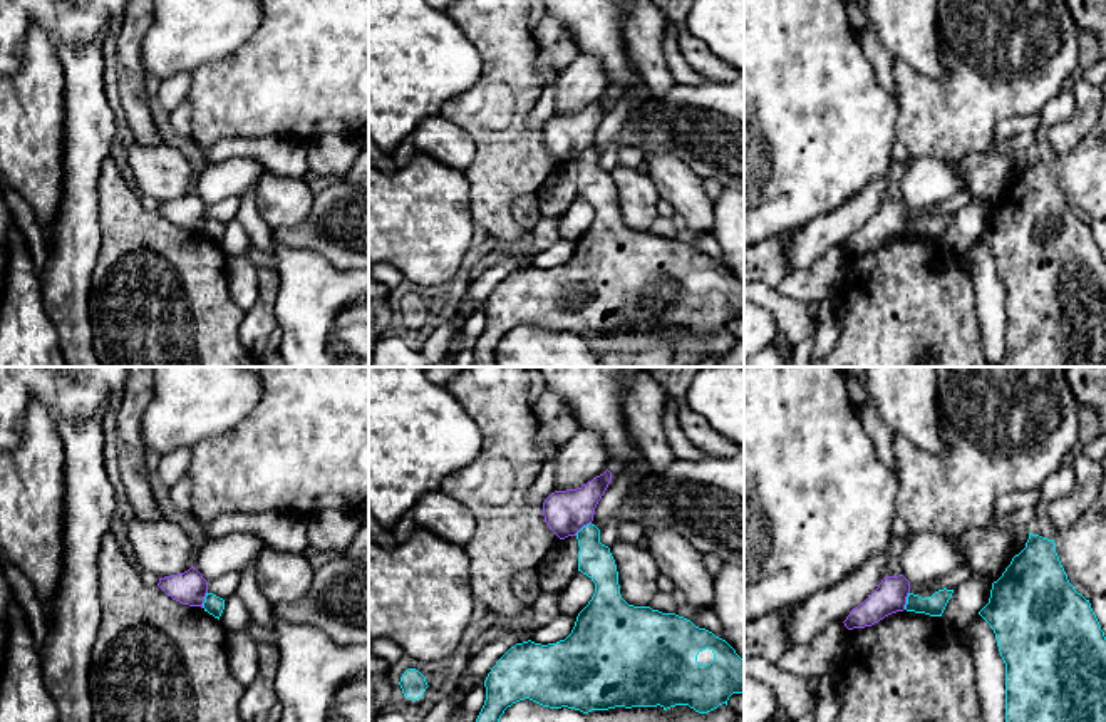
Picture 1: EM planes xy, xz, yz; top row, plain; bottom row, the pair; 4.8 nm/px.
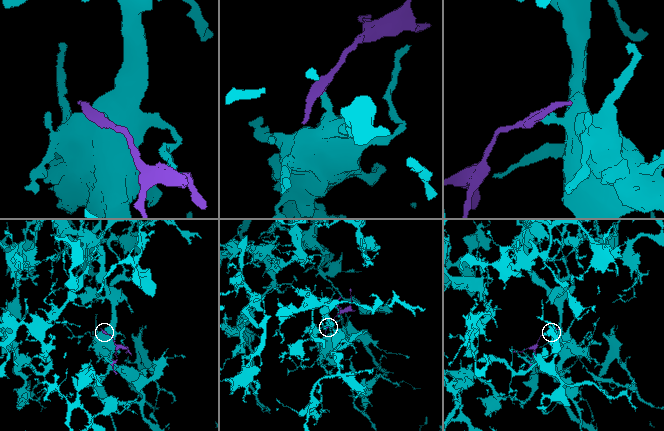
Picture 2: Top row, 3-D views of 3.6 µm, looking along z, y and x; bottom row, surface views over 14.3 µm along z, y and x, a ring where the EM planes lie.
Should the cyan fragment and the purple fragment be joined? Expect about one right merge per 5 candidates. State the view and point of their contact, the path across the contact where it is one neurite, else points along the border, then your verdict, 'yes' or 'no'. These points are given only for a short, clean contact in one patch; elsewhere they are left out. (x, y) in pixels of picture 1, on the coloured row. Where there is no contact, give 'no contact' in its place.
meets cyan in xz at (582, 528); border along xz (590, 521), (575, 535); no

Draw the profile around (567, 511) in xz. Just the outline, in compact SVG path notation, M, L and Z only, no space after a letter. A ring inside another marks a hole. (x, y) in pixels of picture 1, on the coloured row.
M612 472L593 477L576 489L555 491L543 503L545 523L560 538L576 533L593 521L595 508L612 481Z

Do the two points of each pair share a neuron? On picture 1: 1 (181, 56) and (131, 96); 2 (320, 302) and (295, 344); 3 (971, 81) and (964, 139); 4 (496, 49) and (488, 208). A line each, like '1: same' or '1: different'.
1: different
2: same
3: same
4: same

